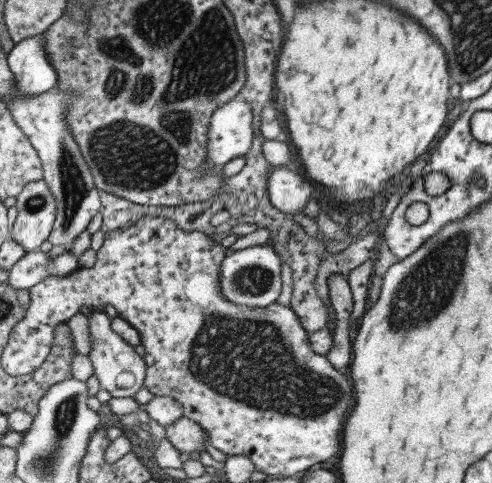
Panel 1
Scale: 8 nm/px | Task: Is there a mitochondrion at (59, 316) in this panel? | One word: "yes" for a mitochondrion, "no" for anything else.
no

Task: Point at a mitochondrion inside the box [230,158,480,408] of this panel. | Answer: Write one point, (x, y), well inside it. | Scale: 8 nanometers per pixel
(442, 269)

